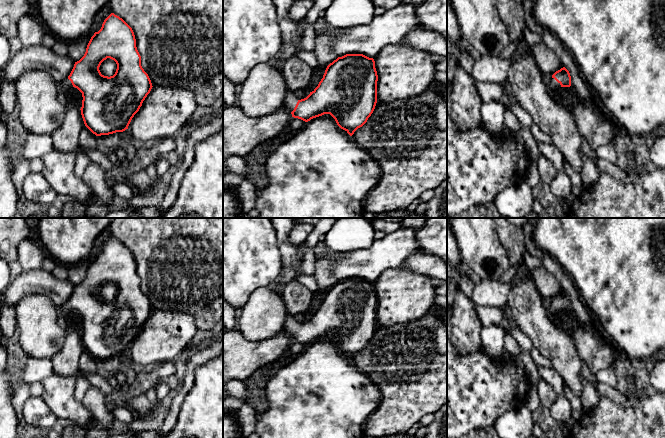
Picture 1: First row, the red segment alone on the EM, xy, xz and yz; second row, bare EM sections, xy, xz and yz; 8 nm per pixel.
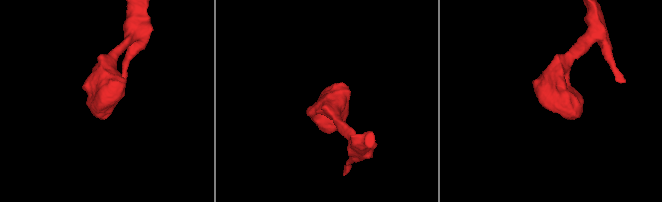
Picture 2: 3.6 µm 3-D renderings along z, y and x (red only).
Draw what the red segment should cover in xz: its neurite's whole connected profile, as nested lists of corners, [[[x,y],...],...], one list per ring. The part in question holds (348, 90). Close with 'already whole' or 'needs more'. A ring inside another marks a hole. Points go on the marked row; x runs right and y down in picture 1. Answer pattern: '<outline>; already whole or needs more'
[[[346,54],[327,66],[318,86],[306,98],[298,100],[293,92],[288,91],[284,105],[291,112],[292,117],[305,122],[324,114],[330,114],[337,125],[352,136],[367,122],[375,109],[377,81],[378,75],[373,58],[363,54]]]; needs more

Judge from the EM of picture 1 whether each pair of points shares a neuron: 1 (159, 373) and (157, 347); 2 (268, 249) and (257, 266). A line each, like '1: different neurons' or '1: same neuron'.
1: different neurons
2: same neuron

